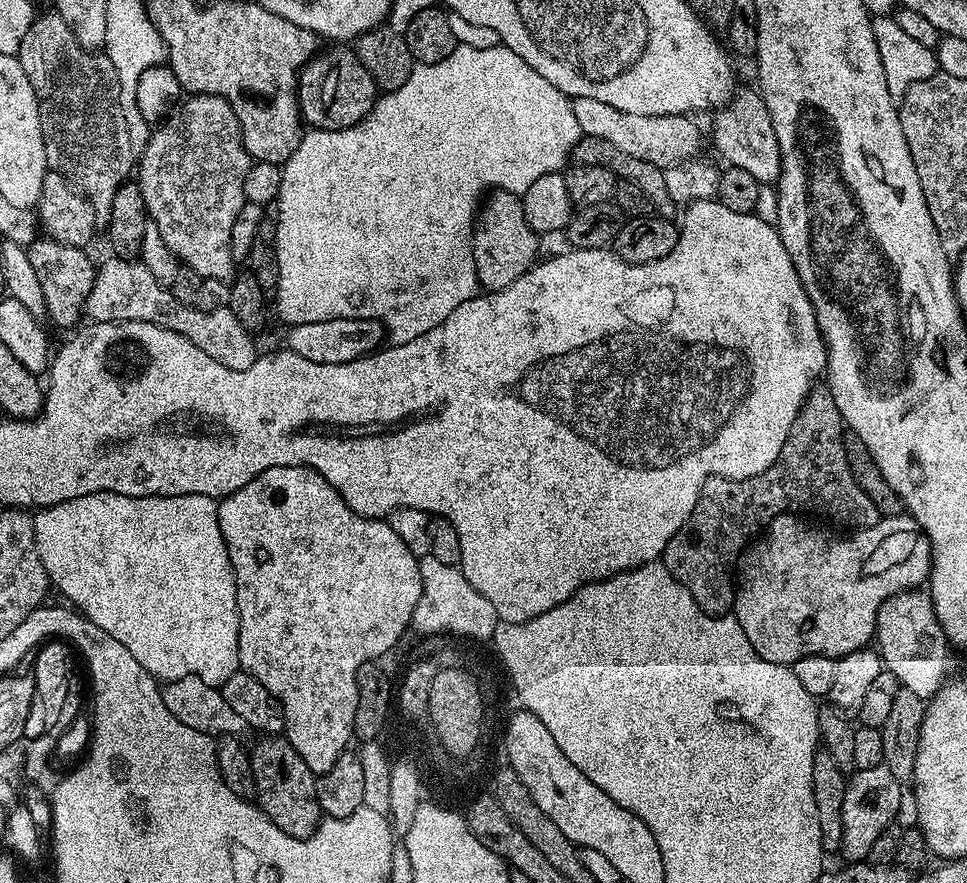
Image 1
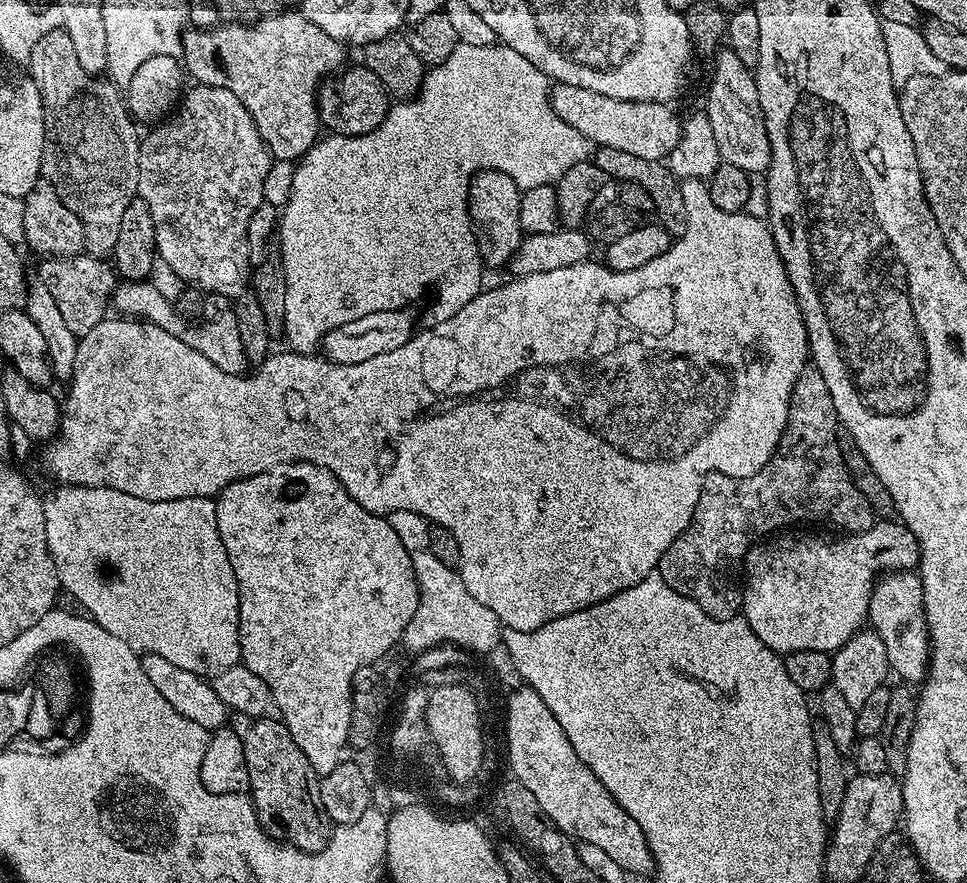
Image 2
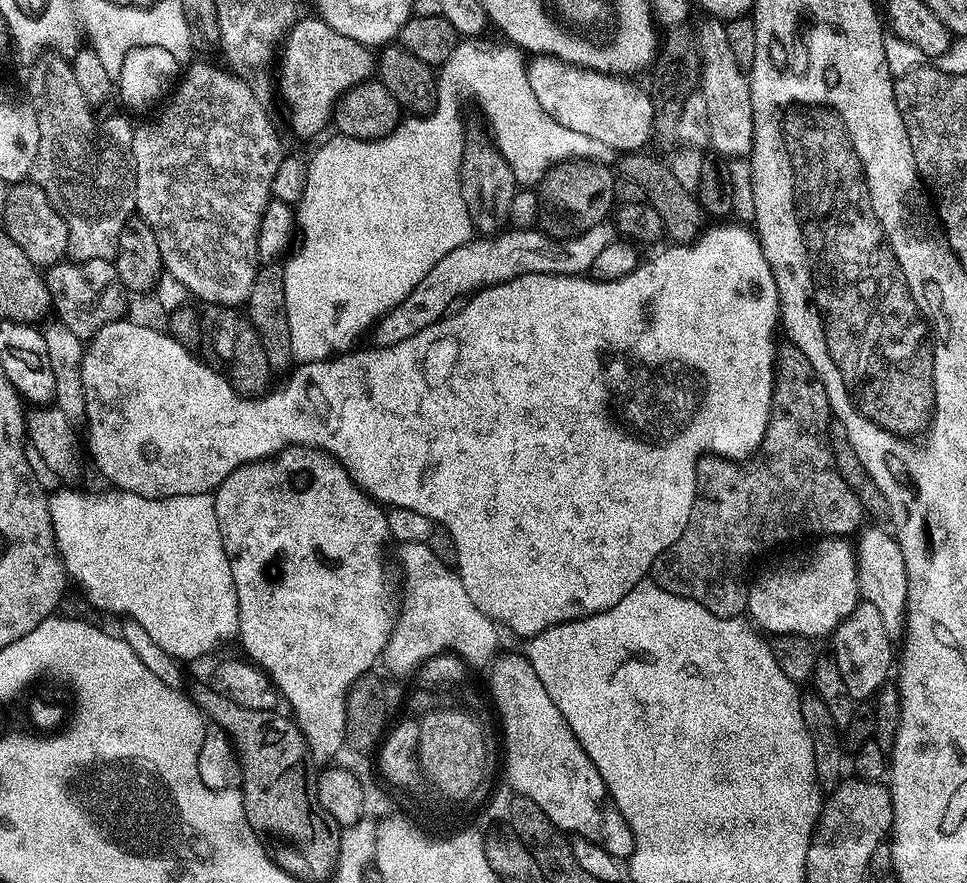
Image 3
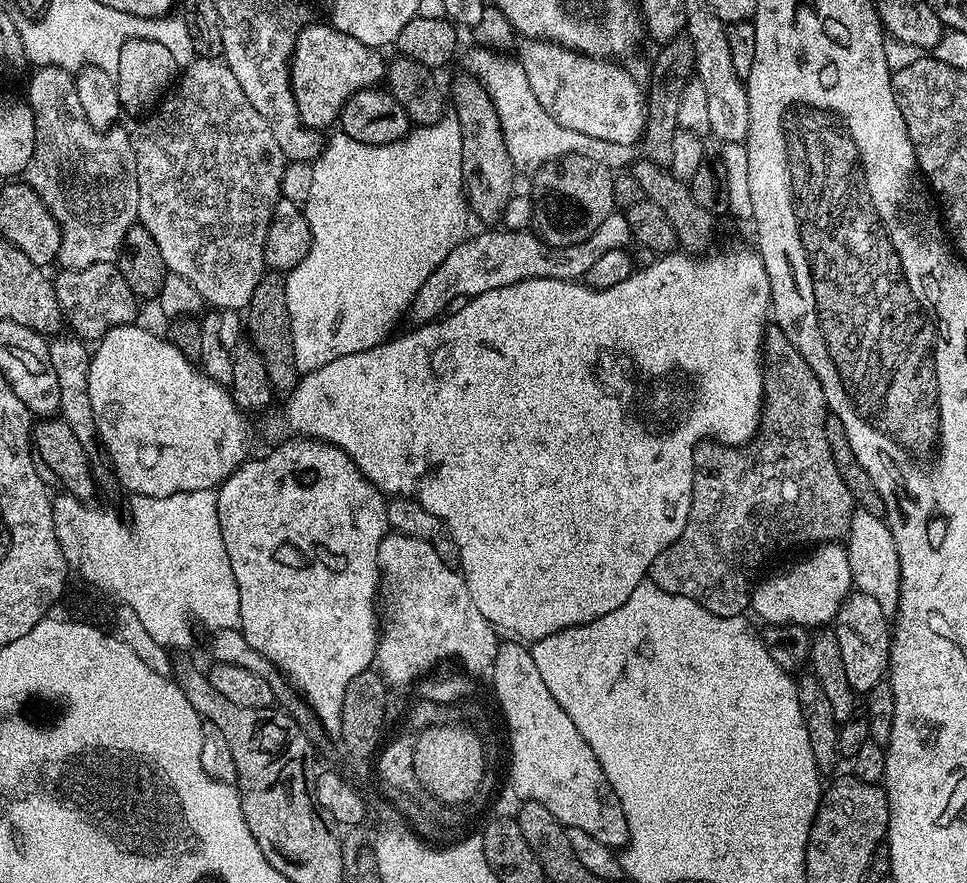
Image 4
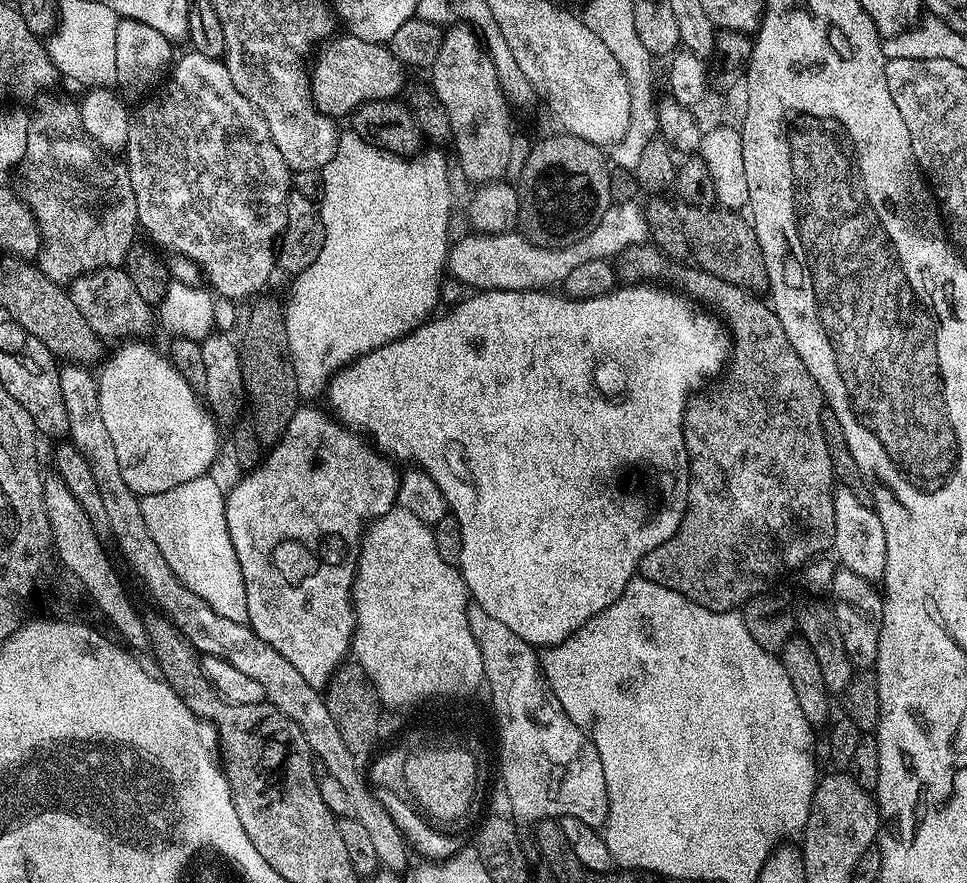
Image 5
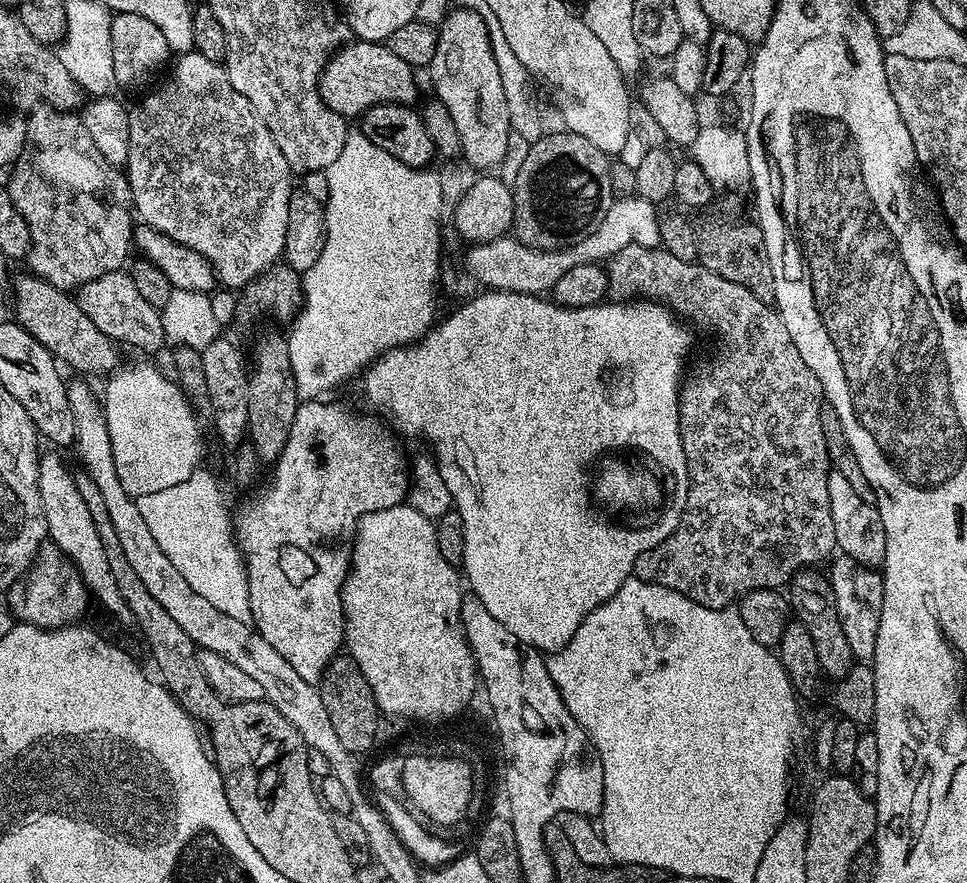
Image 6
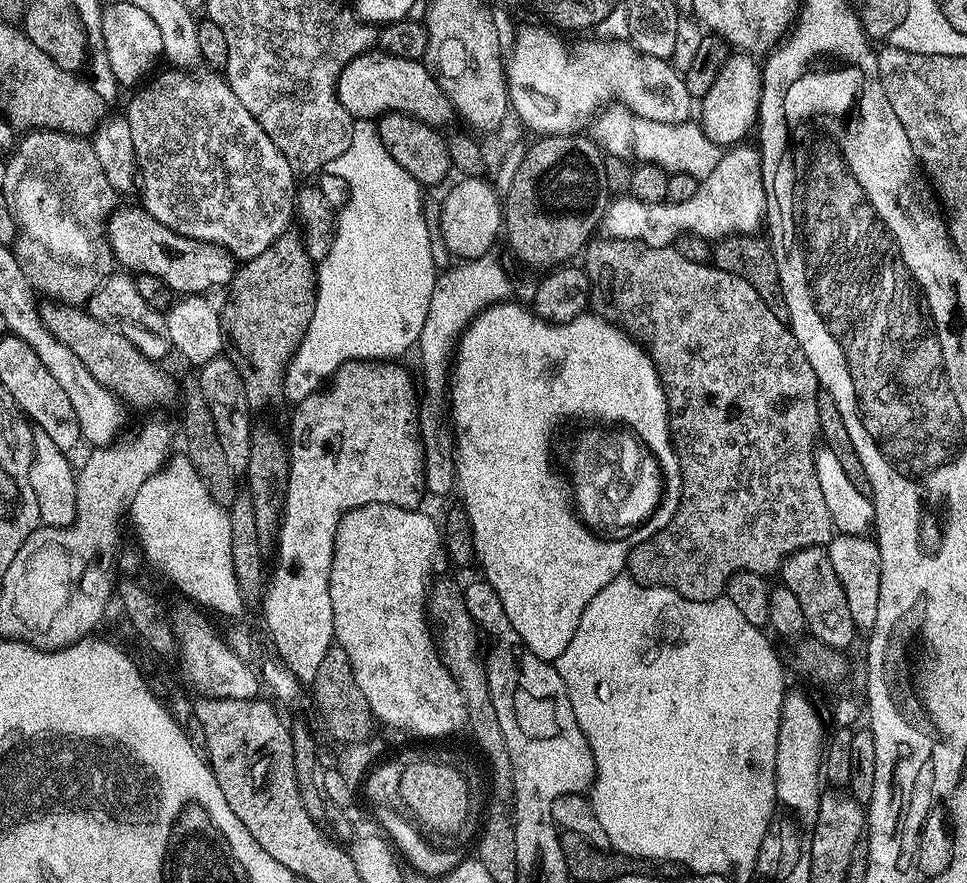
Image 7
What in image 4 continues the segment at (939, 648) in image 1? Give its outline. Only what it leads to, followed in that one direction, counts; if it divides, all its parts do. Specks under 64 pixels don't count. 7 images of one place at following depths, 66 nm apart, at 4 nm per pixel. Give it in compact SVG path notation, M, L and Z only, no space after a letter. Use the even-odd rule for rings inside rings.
M853 511L846 537L848 561L852 583L862 594L870 594L888 617L895 617L900 597L900 567L898 546L894 546L894 534L888 528L887 519L869 512Z

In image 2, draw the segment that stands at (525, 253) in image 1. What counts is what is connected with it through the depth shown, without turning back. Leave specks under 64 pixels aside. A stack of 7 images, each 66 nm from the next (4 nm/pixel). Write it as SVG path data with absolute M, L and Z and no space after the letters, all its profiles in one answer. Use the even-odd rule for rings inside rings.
M485 168L472 177L468 187L468 216L472 219L472 233L480 251L480 259L485 265L503 269L518 250L522 233L518 206L520 205L521 188L501 172Z

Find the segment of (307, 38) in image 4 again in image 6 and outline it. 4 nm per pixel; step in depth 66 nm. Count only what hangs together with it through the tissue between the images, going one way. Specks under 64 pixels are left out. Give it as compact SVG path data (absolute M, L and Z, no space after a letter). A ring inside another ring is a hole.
M356 40L349 42L332 55L328 65L324 68L324 73L320 75L320 97L322 102L330 110L334 110L345 118L359 118L366 110L370 110L379 104L406 104L411 105L412 99L416 96L416 76L417 73L398 54L394 54L388 48L387 43L375 40Z

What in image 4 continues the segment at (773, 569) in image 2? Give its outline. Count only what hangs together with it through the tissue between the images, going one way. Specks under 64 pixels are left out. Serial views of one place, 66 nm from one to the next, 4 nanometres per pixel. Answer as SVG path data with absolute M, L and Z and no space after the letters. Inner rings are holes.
M829 542L809 552L812 553L805 560L798 561L793 568L769 580L761 579L753 587L751 611L756 611L766 623L772 624L768 626L795 626L800 630L816 630L831 625L840 613L844 600L853 591L848 550L843 543Z

